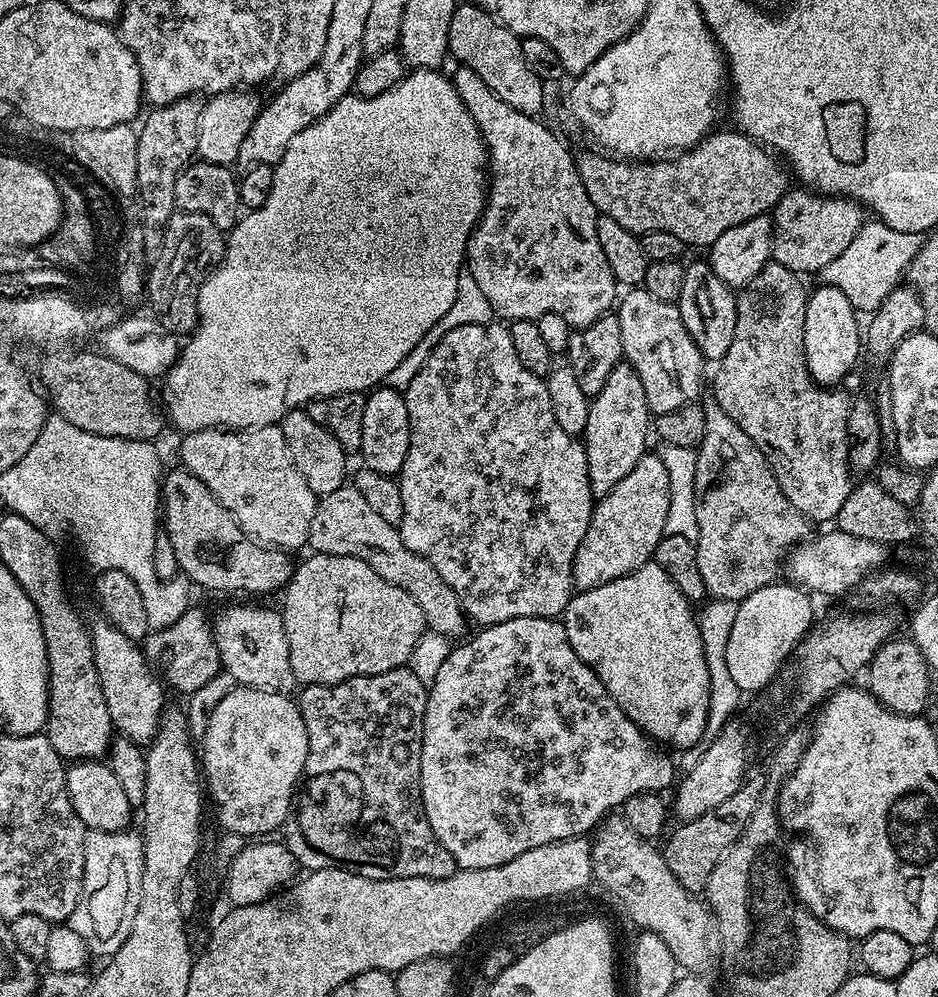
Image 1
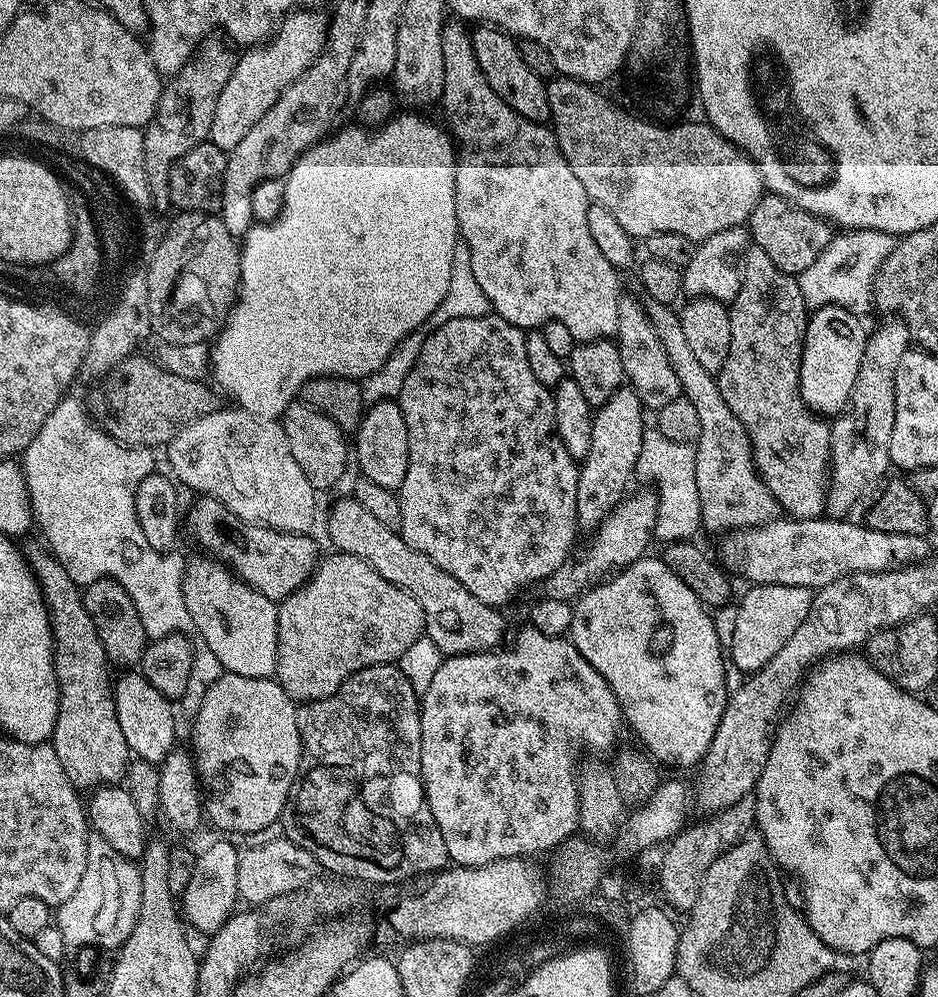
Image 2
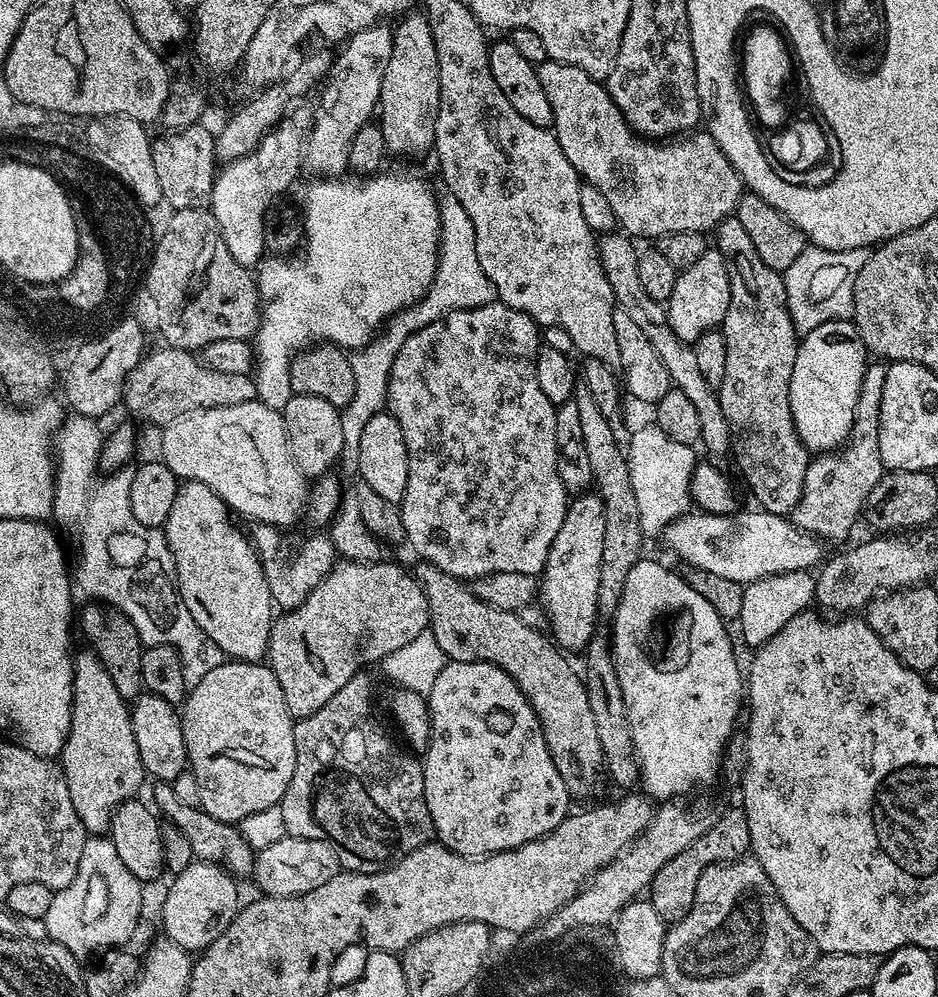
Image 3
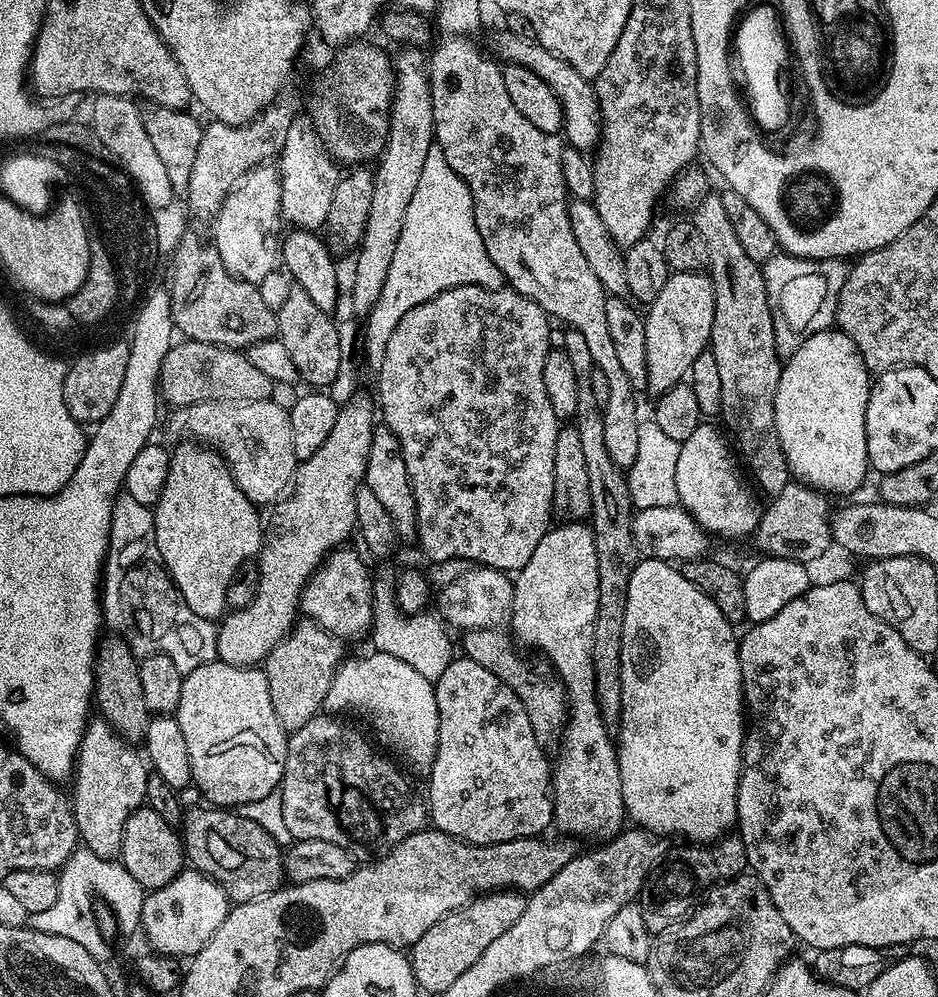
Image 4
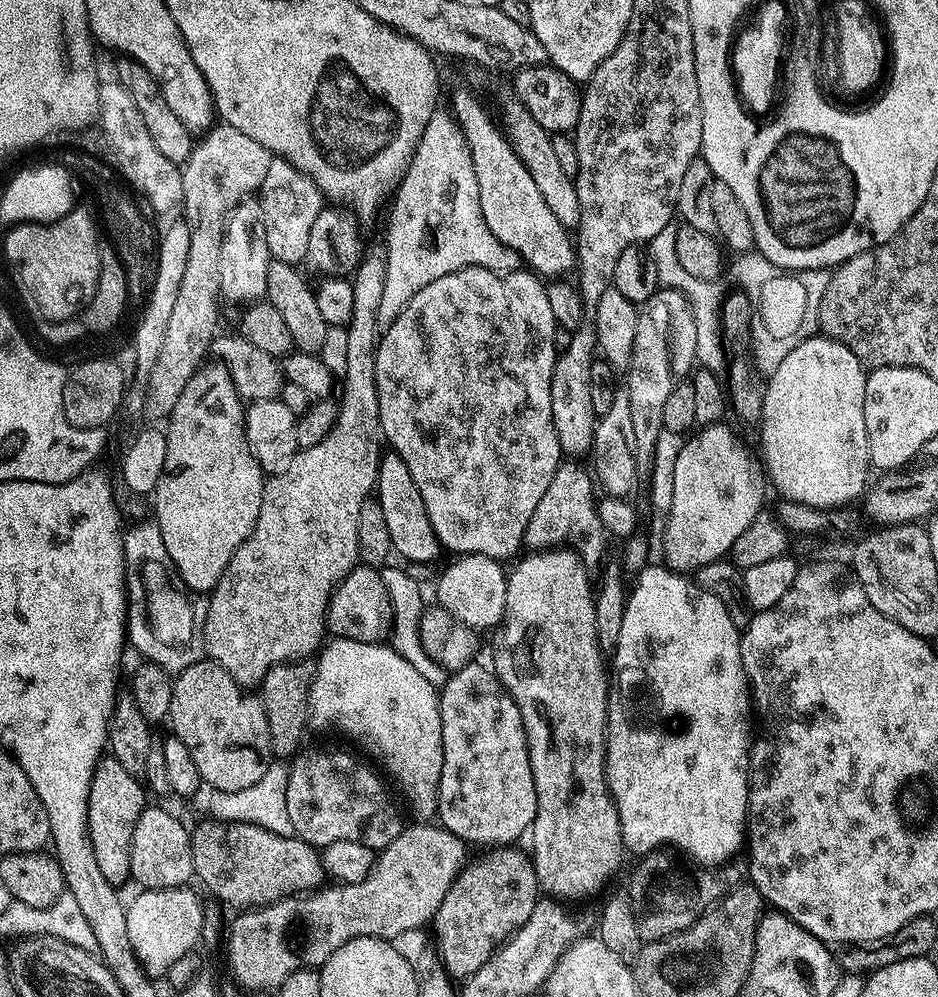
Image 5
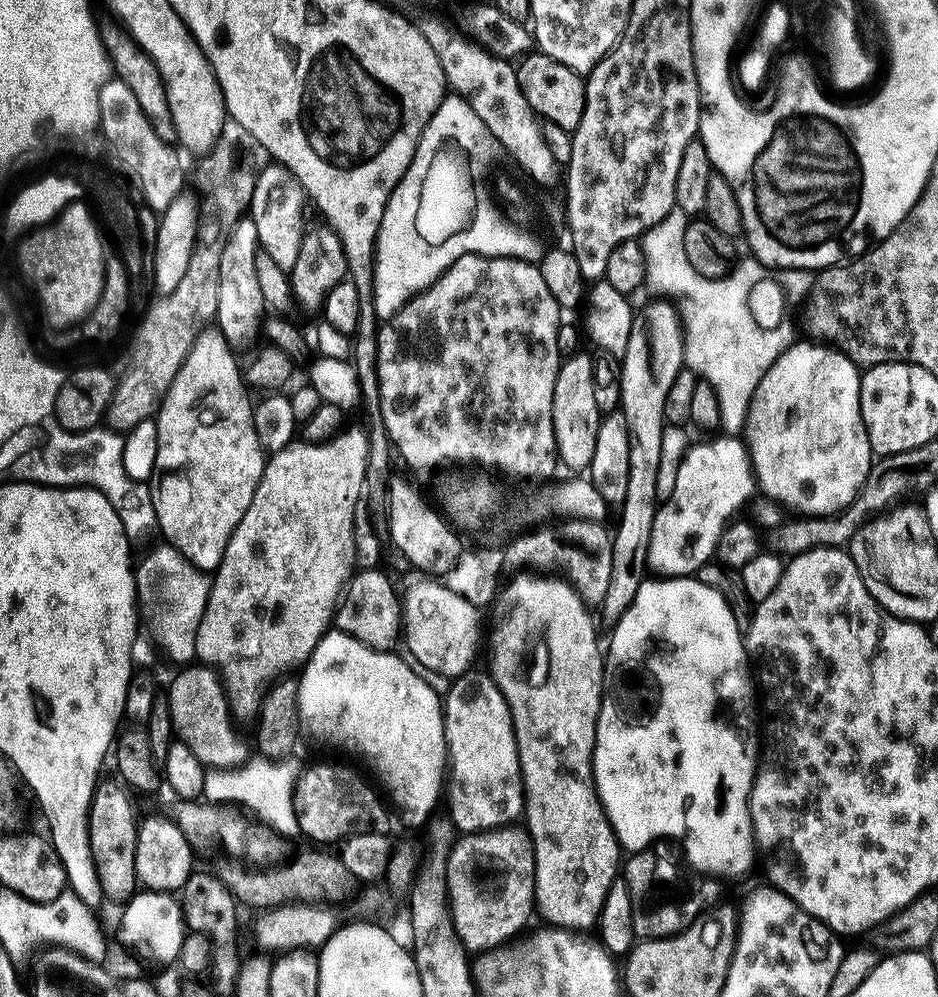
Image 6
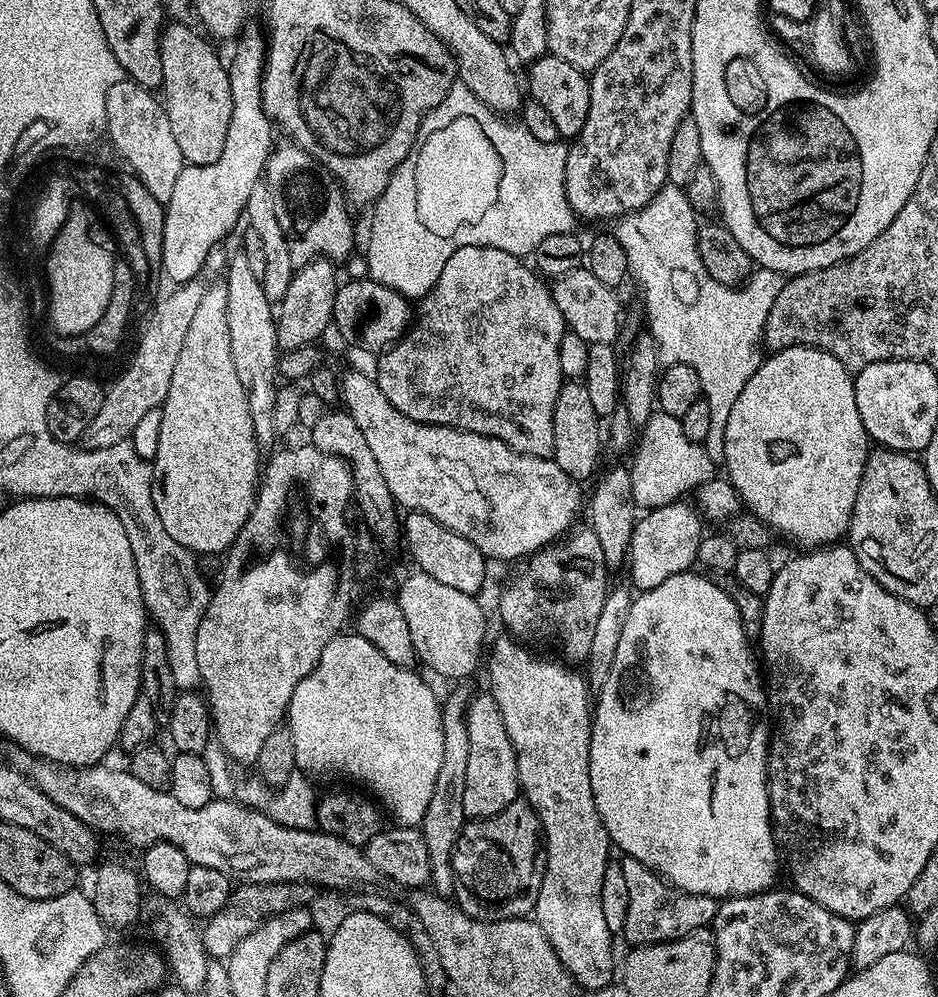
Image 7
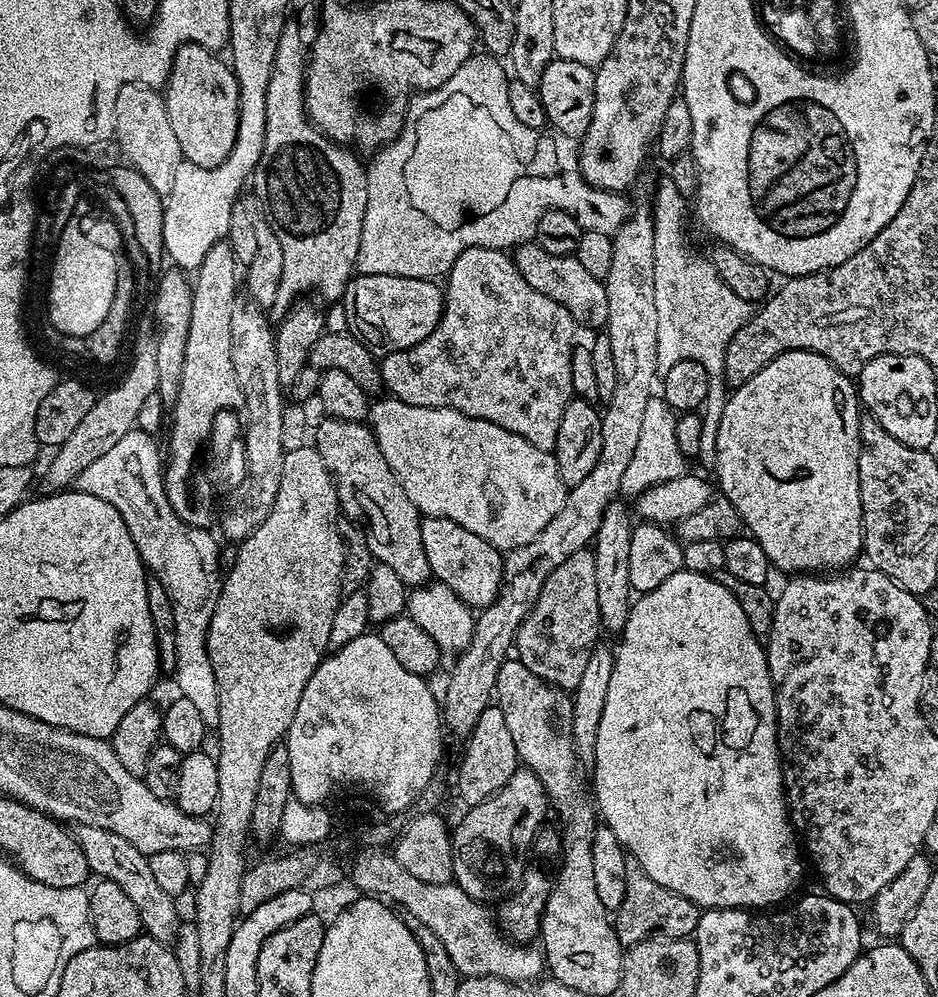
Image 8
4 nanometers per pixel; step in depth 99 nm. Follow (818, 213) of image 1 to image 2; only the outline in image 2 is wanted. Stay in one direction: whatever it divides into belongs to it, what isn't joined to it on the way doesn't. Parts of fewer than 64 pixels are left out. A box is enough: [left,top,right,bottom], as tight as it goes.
[746,194,834,274]

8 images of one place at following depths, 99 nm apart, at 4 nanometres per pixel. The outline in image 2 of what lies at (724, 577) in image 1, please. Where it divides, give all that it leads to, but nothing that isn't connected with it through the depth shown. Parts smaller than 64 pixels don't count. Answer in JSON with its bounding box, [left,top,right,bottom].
[646,300,781,534]

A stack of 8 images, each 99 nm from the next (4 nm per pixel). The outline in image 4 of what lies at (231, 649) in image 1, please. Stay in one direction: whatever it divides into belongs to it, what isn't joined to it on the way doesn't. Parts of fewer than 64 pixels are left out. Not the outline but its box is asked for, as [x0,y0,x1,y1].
[154,442,262,621]

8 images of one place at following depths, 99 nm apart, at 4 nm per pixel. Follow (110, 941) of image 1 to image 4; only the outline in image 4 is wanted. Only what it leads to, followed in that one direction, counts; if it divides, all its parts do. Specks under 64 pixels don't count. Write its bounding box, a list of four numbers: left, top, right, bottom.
[36,846,146,961]

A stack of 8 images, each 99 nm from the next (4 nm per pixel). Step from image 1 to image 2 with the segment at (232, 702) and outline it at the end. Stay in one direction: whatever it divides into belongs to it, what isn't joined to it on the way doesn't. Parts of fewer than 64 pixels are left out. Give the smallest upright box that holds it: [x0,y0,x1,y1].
[190,672,300,834]

